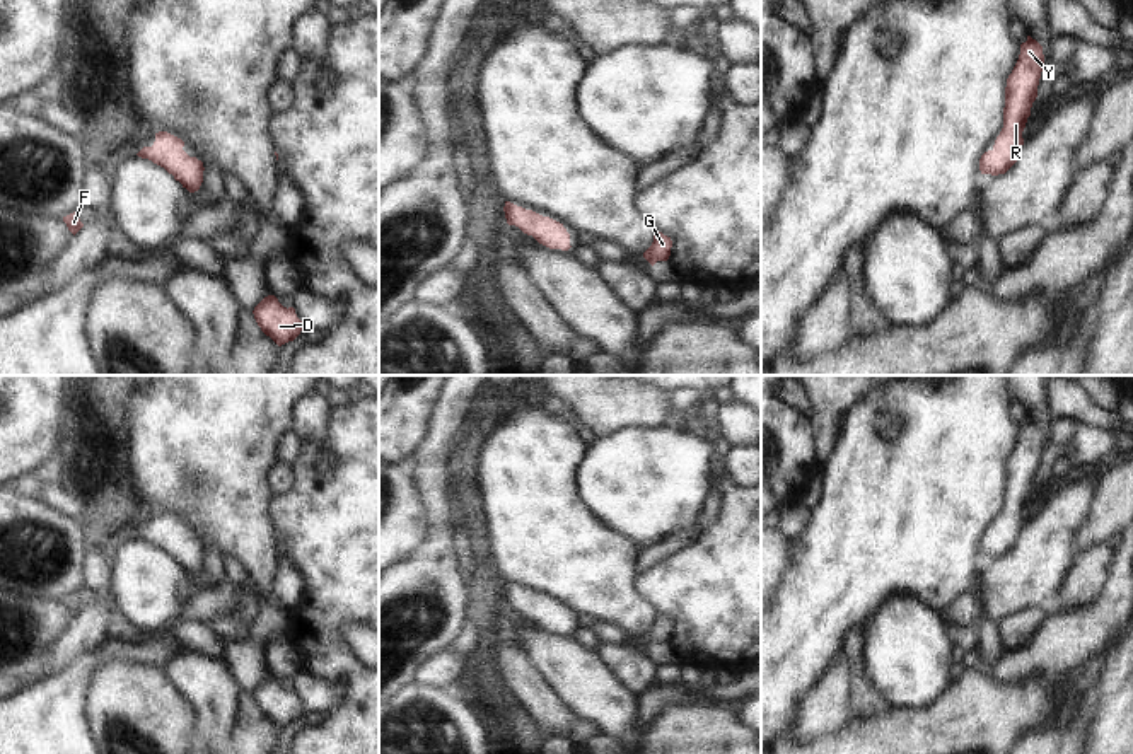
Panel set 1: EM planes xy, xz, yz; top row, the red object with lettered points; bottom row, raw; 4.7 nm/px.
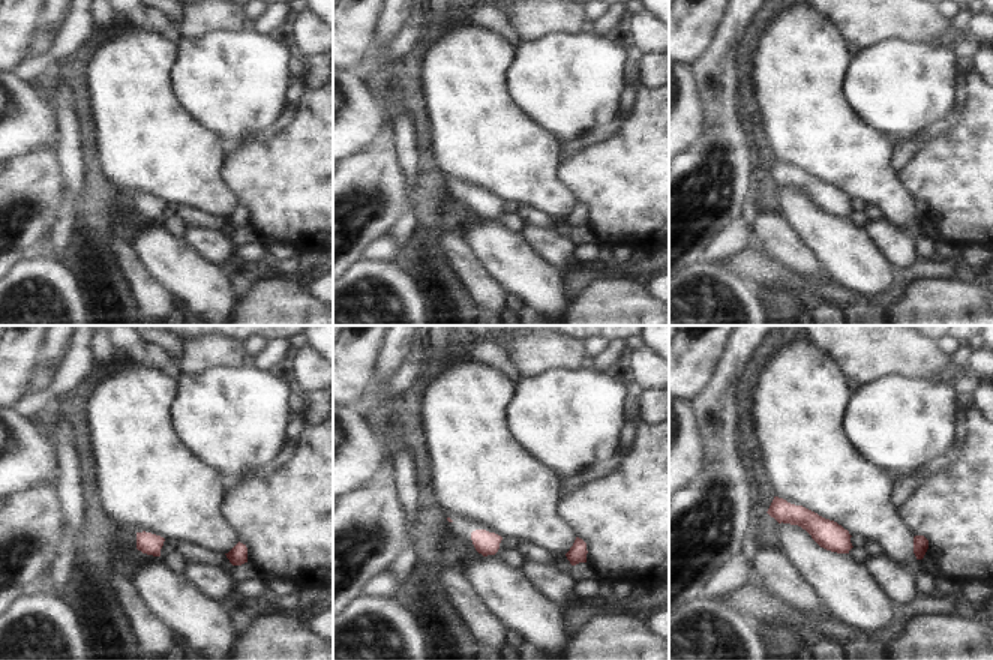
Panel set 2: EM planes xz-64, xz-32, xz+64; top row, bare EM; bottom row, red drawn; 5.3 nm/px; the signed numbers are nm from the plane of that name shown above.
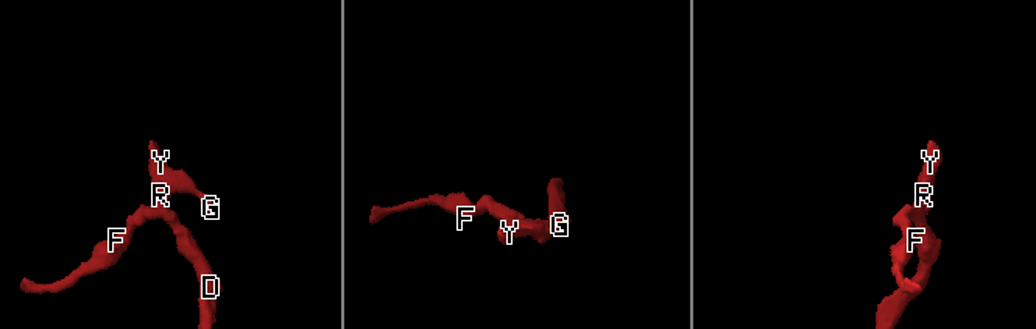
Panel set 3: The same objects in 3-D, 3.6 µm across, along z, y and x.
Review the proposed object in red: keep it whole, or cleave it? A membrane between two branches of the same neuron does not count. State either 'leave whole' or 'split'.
leave whole

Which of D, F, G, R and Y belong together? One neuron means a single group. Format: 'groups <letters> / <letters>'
groups D F G R Y

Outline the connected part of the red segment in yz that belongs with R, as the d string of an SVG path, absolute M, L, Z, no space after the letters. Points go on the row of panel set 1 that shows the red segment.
M1027 36L1027 41L1020 44L1019 60L1007 78L1003 128L993 148L979 159L981 174L1005 174L1017 162L1017 150L1024 145L1022 131L1037 97L1043 68L1043 46Z

